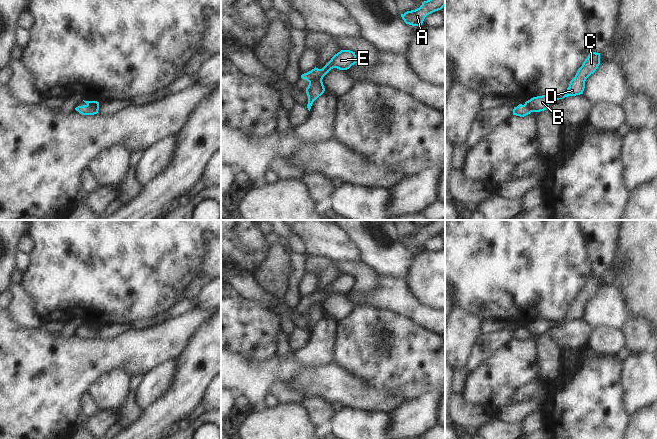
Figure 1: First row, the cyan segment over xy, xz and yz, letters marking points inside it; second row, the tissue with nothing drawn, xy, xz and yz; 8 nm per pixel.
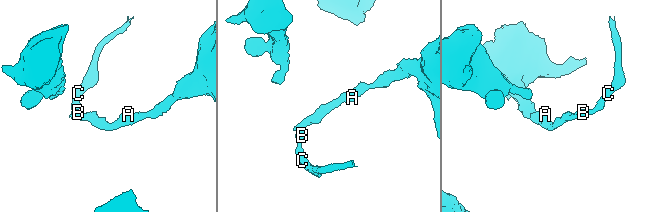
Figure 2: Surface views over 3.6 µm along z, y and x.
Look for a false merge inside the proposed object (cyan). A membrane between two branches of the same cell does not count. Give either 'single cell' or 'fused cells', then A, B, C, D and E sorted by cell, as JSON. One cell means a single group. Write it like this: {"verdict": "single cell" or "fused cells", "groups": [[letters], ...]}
{"verdict": "fused cells", "groups": [["A", "E"], ["B", "C", "D"]]}

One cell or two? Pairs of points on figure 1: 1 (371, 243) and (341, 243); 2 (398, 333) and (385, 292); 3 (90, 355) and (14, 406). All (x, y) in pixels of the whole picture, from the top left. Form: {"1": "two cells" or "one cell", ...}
{"1": "two cells", "2": "two cells", "3": "one cell"}

